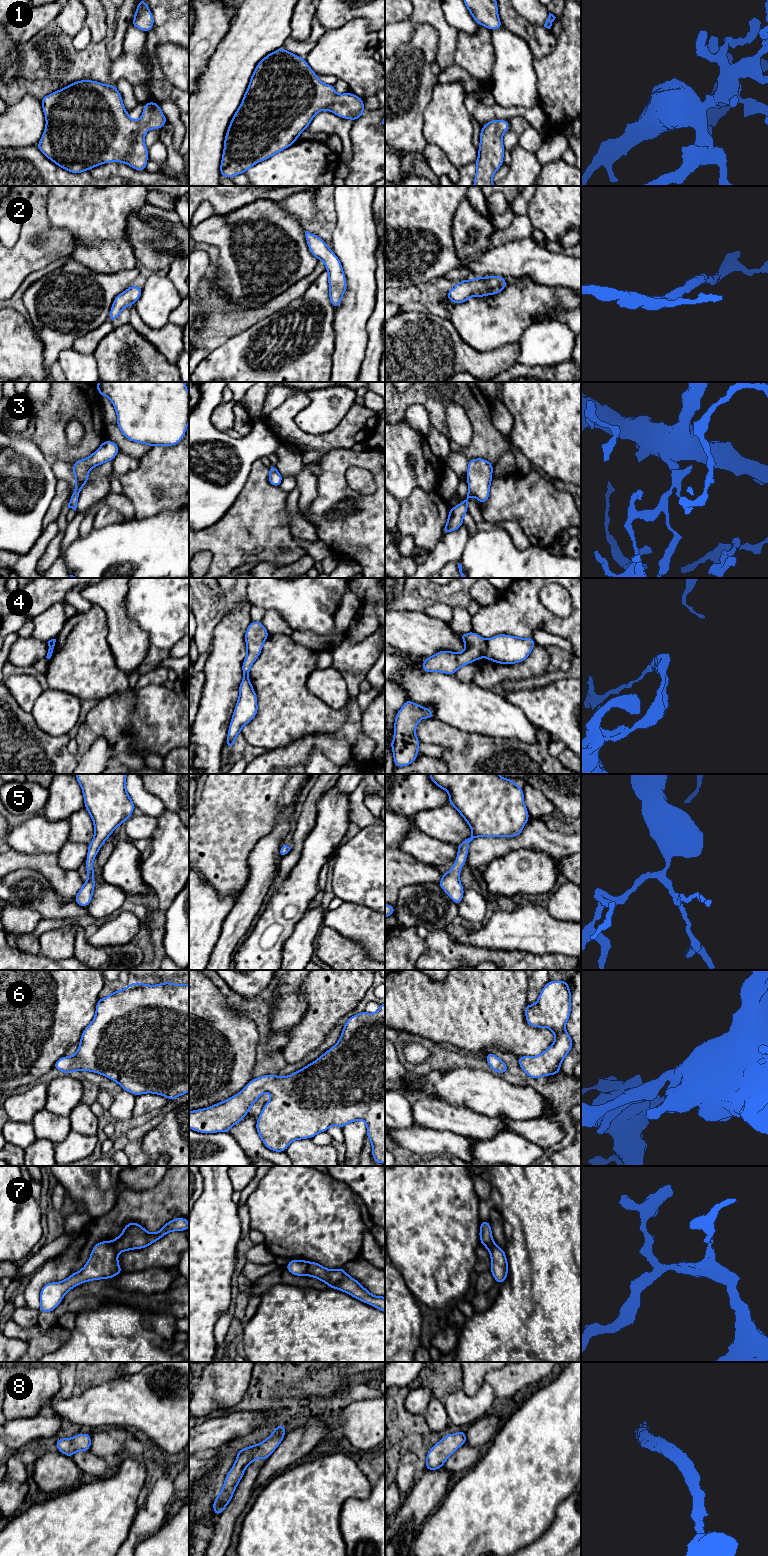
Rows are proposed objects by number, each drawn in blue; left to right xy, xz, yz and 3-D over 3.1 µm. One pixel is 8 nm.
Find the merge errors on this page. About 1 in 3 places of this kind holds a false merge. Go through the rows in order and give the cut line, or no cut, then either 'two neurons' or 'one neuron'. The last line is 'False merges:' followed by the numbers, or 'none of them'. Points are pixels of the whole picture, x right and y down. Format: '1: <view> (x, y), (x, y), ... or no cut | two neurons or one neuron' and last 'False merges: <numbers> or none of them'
1: no cut | one neuron
2: no cut | one neuron
3: no cut | one neuron
4: yz (487, 640), (483, 655) | two neurons
5: no cut | one neuron
6: no cut | one neuron
7: xz (308, 1262), (307, 1274) | two neurons
8: no cut | one neuron
False merges: 4, 7

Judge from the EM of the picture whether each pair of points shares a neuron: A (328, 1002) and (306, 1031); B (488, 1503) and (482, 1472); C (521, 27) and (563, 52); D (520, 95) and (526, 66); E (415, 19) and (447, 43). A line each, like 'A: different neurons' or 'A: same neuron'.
A: same neuron
B: same neuron
C: different neurons
D: same neuron
E: same neuron

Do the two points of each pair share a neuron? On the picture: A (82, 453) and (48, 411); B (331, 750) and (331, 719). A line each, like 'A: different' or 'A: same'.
A: same
B: different

